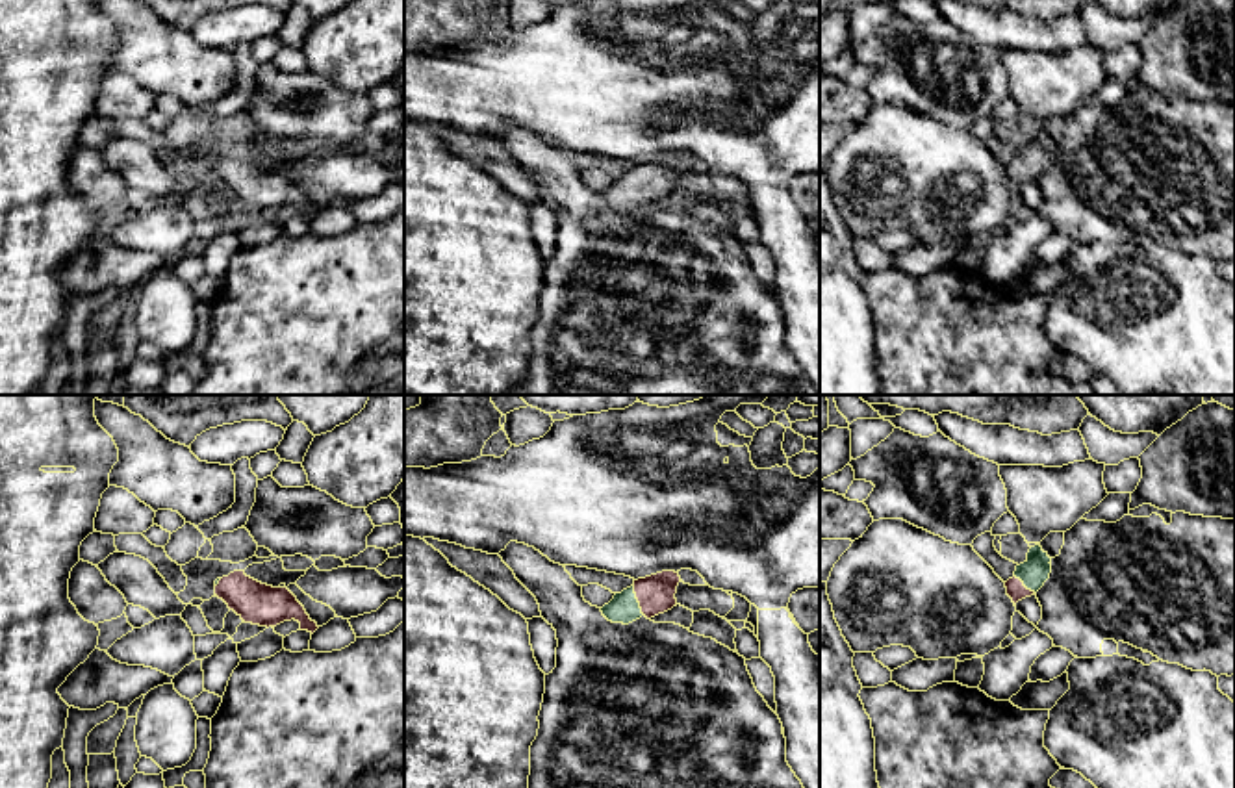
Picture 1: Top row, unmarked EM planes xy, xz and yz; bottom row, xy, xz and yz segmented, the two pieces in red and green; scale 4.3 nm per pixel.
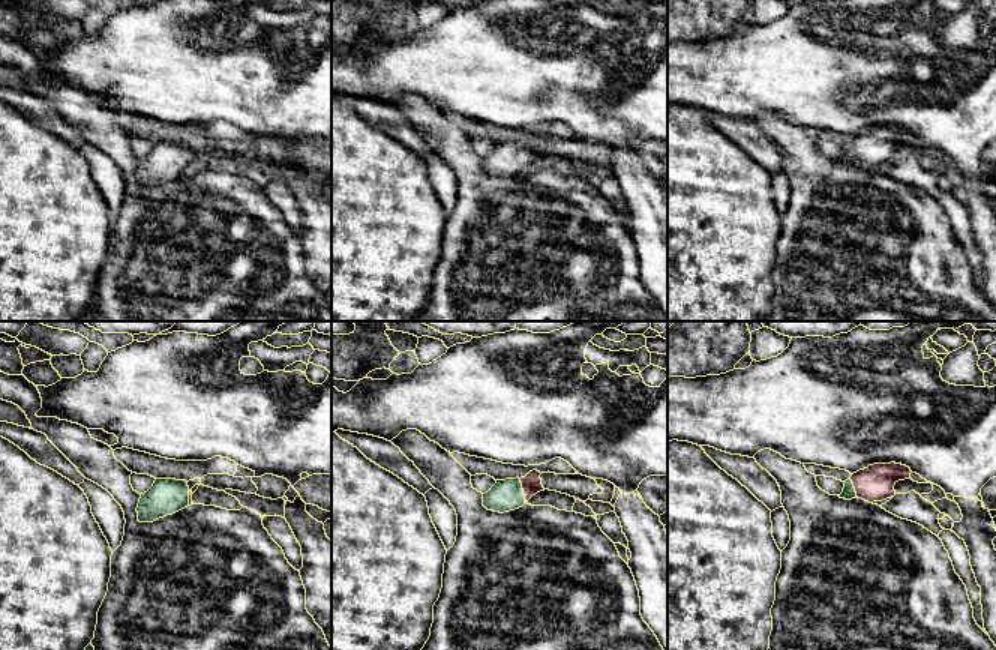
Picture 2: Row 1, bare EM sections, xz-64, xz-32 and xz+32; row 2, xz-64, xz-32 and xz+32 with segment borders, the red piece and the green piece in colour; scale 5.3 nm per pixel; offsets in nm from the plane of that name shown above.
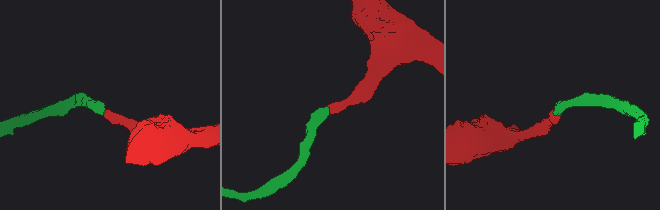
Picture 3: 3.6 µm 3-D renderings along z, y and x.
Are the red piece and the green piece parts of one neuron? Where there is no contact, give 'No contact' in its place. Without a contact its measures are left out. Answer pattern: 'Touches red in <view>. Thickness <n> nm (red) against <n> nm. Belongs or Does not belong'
Touches red in xz. Thickness 160 nm (red) against 130 nm. Belongs

